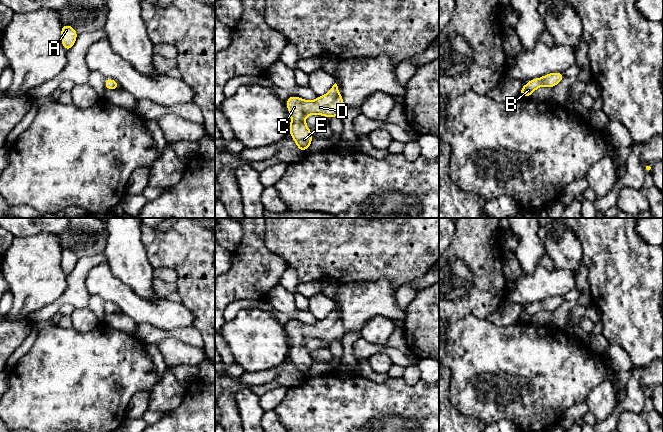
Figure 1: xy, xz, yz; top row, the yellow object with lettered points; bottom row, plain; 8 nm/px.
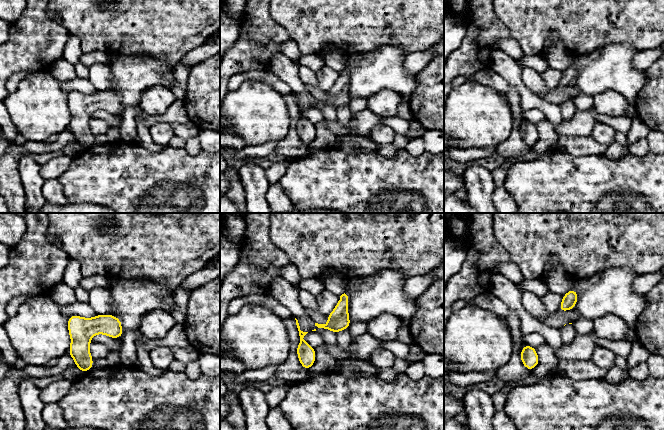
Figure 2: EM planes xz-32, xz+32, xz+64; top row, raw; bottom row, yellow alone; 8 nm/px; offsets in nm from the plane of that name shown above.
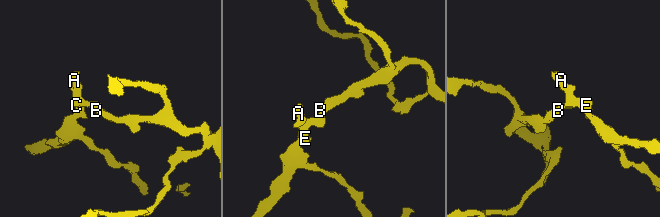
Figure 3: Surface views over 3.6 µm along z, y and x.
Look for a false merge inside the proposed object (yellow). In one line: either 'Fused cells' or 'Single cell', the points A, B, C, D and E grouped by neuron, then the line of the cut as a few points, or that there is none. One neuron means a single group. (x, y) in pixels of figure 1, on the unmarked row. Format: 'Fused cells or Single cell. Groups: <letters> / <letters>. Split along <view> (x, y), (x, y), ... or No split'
Single cell. Groups: A B C D E. No split

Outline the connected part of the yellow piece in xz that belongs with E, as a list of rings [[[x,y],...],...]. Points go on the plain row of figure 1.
[[[336,307],[325,319],[317,320],[314,325],[290,320],[286,324],[286,329],[291,340],[288,355],[301,376],[309,372],[313,363],[312,357],[305,346],[306,340],[317,338],[331,343],[342,339],[345,334],[344,325]]]

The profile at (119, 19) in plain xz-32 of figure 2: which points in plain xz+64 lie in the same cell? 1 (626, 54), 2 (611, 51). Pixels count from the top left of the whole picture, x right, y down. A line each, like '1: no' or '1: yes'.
1: no
2: no

